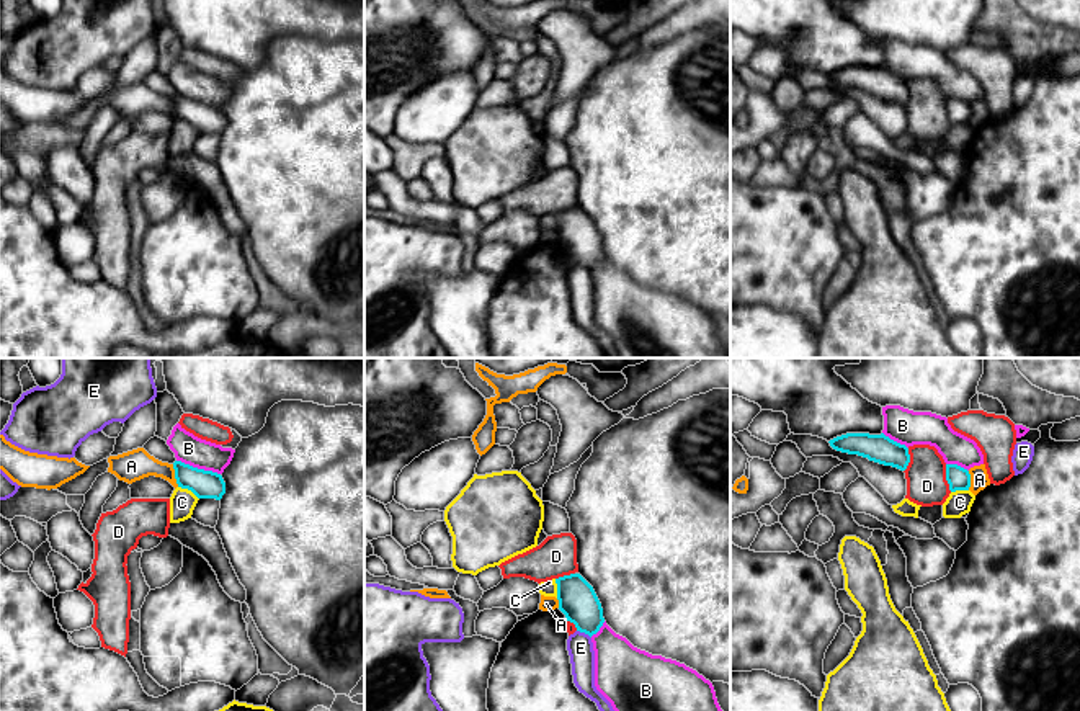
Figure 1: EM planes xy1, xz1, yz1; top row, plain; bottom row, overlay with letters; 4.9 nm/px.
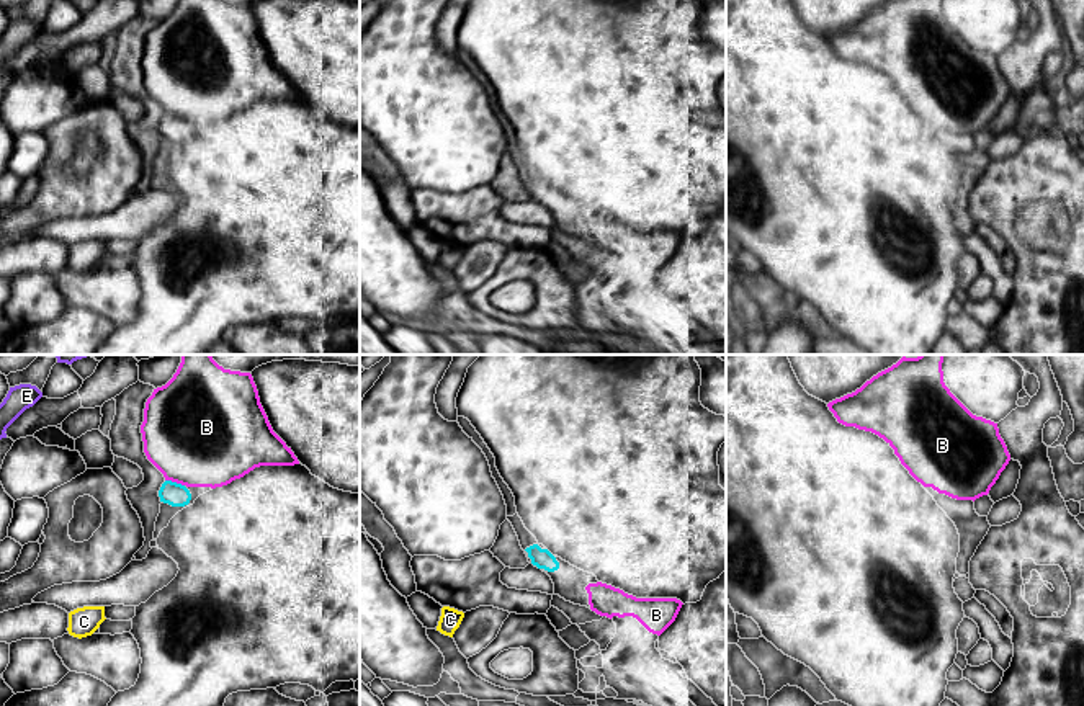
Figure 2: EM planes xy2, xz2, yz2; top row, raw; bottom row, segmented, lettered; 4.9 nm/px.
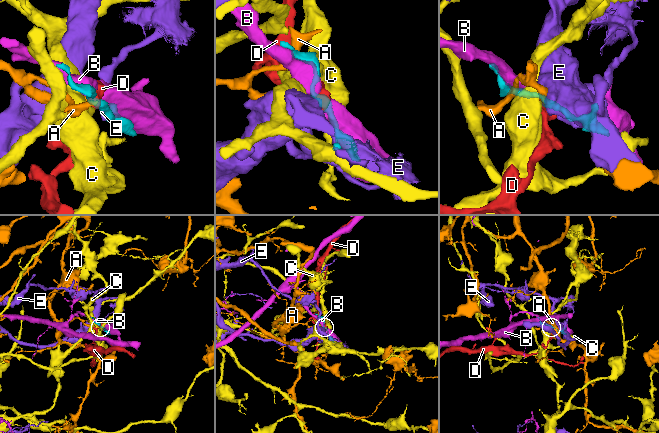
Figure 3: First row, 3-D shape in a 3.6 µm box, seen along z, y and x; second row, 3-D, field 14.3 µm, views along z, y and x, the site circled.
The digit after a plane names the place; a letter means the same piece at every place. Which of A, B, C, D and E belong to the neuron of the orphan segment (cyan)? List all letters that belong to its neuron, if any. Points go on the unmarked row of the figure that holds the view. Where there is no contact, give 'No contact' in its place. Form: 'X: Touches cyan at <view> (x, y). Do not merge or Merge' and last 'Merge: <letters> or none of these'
A: Touches cyan at xy1 (175, 110). Do not merge
B: Touches cyan at xy1 (196, 102). Do not merge
C: Touches cyan at xy1 (188, 123). Do not merge
D: Touches cyan at yz1 (946, 111). Do not merge
E: Touches cyan at xz1 (584, 265). Do not merge
Merge: none of these

